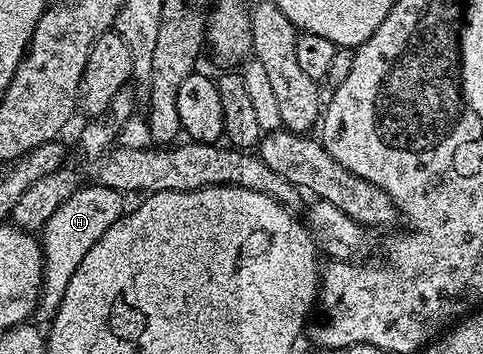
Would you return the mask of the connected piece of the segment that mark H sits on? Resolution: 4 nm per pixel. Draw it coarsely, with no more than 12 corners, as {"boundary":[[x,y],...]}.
{"boundary":[[79,187],[40,234],[37,317],[53,322],[72,274],[125,213],[123,193]]}

